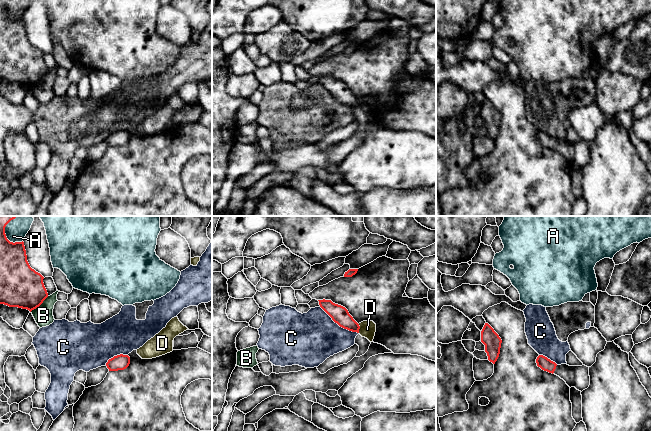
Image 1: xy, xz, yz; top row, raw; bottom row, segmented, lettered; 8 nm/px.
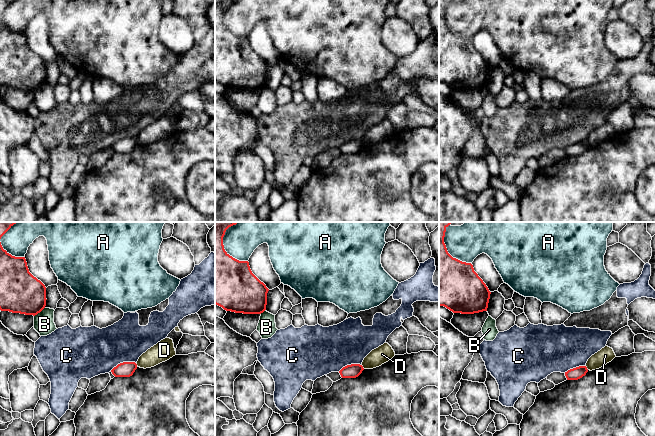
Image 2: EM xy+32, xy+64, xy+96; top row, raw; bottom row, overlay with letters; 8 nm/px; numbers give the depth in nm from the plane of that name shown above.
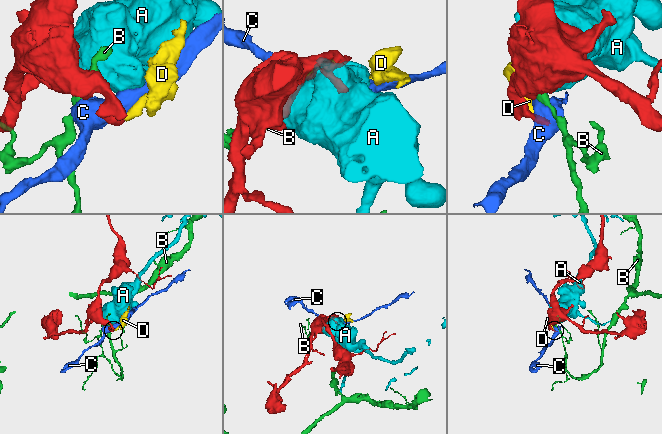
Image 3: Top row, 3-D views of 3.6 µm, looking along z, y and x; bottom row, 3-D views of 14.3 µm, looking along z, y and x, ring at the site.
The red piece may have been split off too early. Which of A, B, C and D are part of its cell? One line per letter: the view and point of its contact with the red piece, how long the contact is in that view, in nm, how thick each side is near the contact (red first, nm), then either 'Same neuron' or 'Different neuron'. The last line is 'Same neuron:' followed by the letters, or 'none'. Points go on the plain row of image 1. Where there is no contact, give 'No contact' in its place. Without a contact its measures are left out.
A: Touches red at xy (6, 14). Shared border 200 nm. Thickness 240 nm (red) against 140 nm. Different neuron
B: Touches red at xy (39, 81). Shared border 200 nm. Thickness 340 nm (red) against 160 nm. Different neuron
C: Touches red at xz (339, 101). Shared border 380 nm. Thickness 140 nm (red) against 420 nm. Different neuron
D: Touches red at xz (359, 104). Shared border 70 nm. Thickness 140 nm (red) against 130 nm. Different neuron
Same neuron: none

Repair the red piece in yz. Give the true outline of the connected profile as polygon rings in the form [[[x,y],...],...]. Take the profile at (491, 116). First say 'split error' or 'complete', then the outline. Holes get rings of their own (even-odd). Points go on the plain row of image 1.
complete; [[[485,99],[481,107],[481,118],[485,121],[488,136],[495,140],[500,130],[502,116],[488,99]]]

